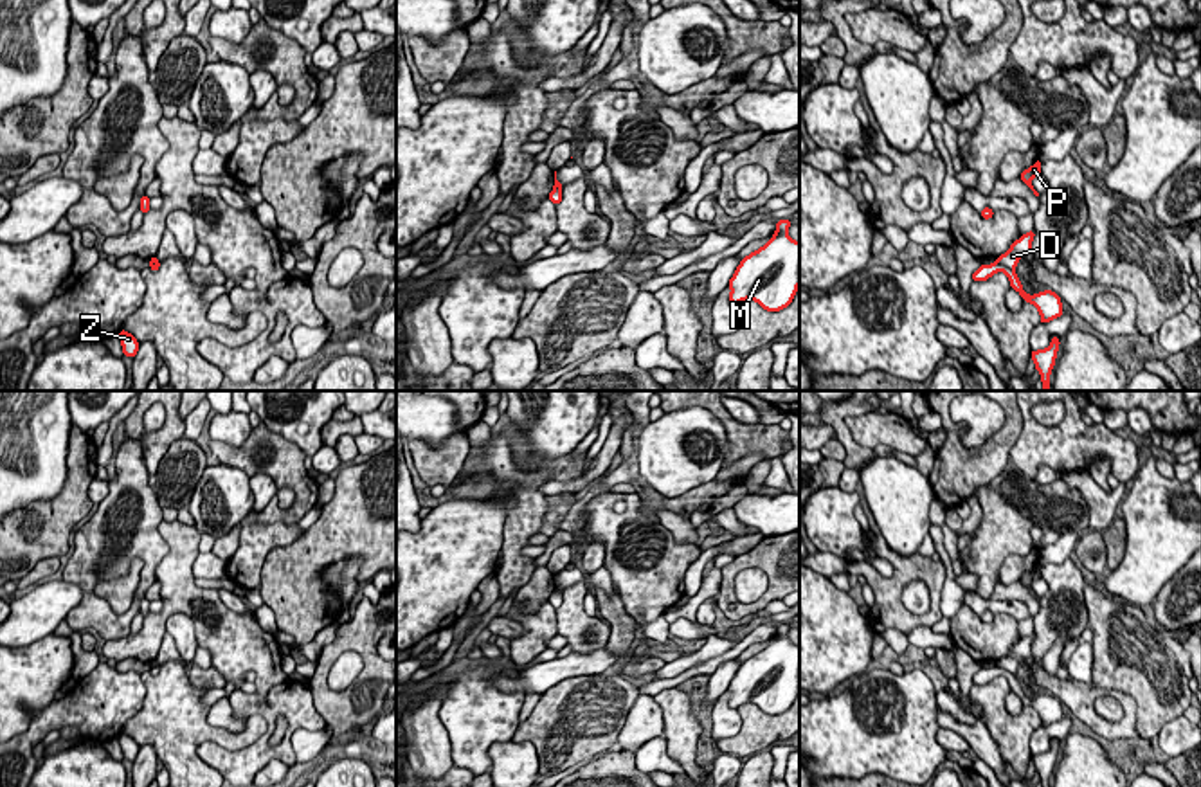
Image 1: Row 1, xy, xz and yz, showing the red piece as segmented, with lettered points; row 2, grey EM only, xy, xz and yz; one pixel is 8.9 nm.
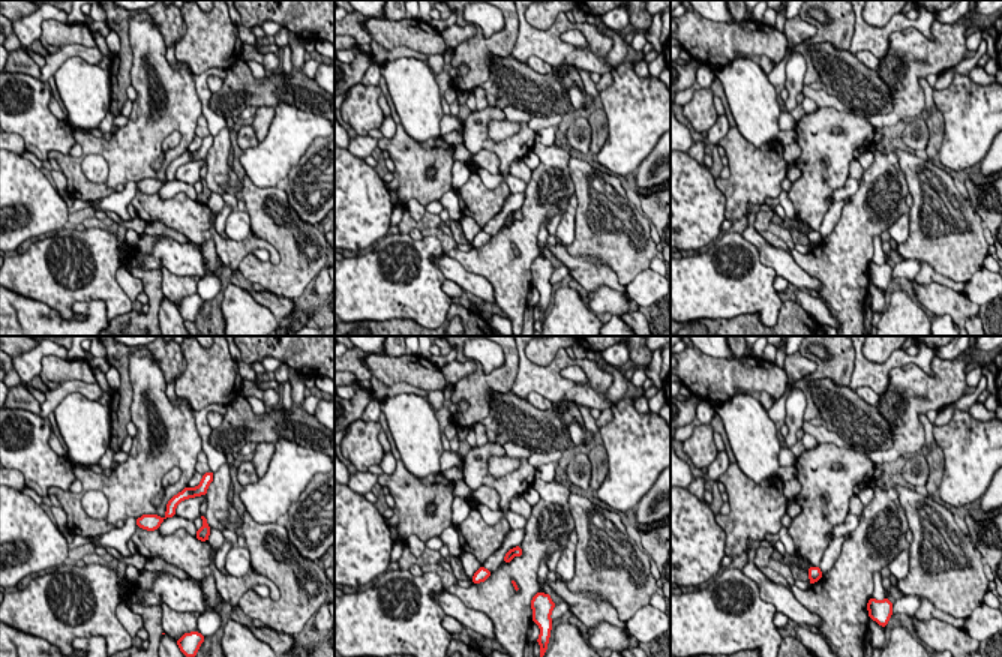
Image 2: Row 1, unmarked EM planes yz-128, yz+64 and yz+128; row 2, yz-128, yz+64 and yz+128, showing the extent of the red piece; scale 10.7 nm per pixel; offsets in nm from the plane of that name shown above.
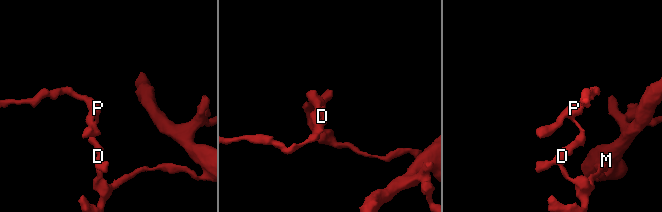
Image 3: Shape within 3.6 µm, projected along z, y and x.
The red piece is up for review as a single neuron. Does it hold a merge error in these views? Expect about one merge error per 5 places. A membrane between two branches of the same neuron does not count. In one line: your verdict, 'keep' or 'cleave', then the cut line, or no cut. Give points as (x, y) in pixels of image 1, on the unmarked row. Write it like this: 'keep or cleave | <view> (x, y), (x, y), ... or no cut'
cleave | yz (996, 665), (1012, 674)

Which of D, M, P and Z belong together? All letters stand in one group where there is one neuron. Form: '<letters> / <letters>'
D P / M Z

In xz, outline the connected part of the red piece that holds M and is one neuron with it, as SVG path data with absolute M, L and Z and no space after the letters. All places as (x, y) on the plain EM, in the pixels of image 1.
M780 623L774 639L740 663L727 688L731 708L751 702L767 715L780 715L792 706L799 690L799 647L787 638L790 629Z

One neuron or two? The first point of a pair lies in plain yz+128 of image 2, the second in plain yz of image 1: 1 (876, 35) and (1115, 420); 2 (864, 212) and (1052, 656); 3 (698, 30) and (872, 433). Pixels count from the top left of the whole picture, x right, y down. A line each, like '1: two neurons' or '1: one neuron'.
1: two neurons
2: two neurons
3: one neuron

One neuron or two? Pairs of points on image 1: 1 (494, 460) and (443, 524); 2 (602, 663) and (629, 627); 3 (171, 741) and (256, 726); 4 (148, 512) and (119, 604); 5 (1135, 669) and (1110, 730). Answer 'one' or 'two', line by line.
1: two
2: two
3: one
4: two
5: two

